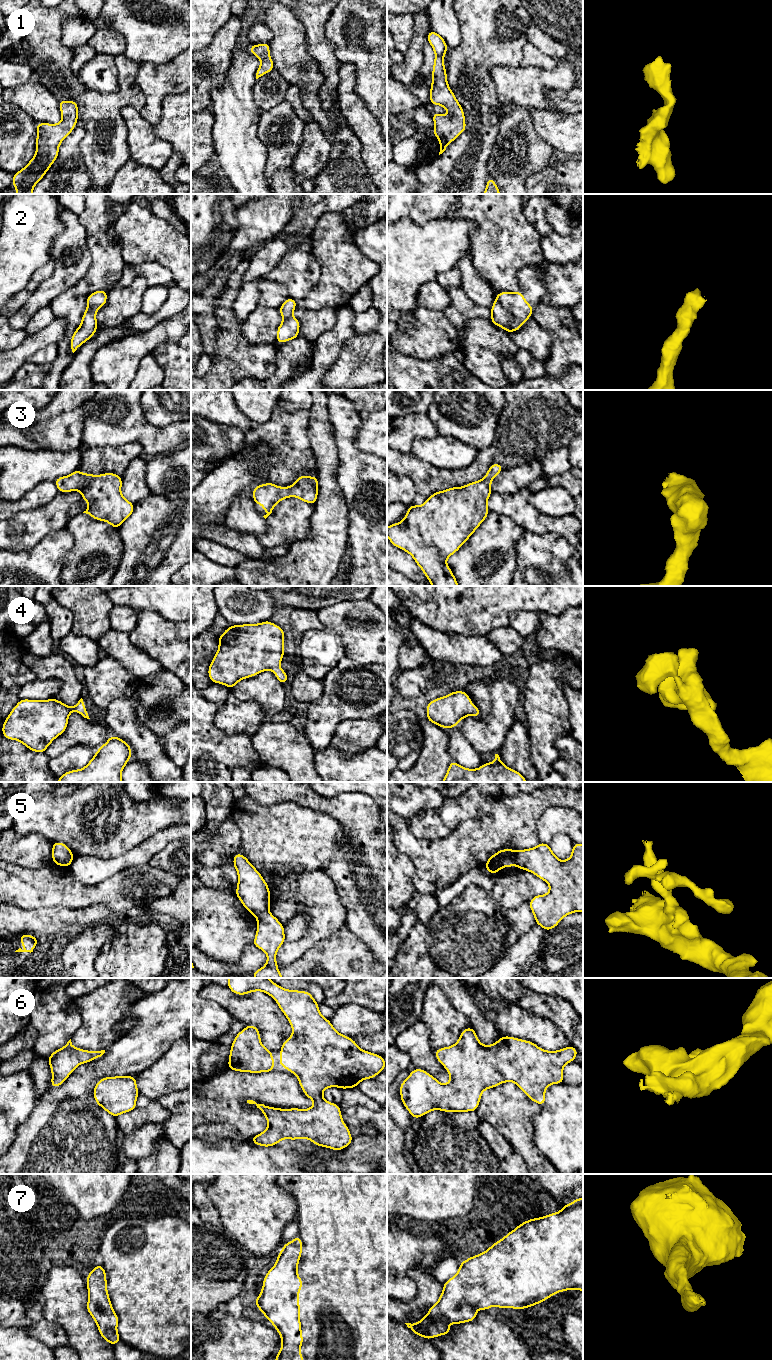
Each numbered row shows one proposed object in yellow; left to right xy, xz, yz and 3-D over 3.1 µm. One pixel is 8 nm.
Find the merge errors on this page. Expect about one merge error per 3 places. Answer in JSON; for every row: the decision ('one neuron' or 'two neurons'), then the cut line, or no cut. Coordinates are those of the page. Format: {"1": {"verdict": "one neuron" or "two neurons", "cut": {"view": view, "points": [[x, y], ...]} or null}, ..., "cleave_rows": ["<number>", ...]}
{"1": {"verdict": "one neuron", "cut": null}, "2": {"verdict": "one neuron", "cut": null}, "3": {"verdict": "one neuron", "cut": null}, "4": {"verdict": "one neuron", "cut": null}, "5": {"verdict": "two neurons", "cut": {"view": "xz", "points": [[268, 910], [256, 916]]}}, "6": {"verdict": "one neuron", "cut": null}, "7": {"verdict": "one neuron", "cut": null}, "cleave_rows": ["5"]}

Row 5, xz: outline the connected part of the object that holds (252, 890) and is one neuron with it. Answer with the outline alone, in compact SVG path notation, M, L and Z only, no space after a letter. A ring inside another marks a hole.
M241 853L234 855L233 866L238 874L235 895L246 910L254 916L269 911L270 889L262 875Z

